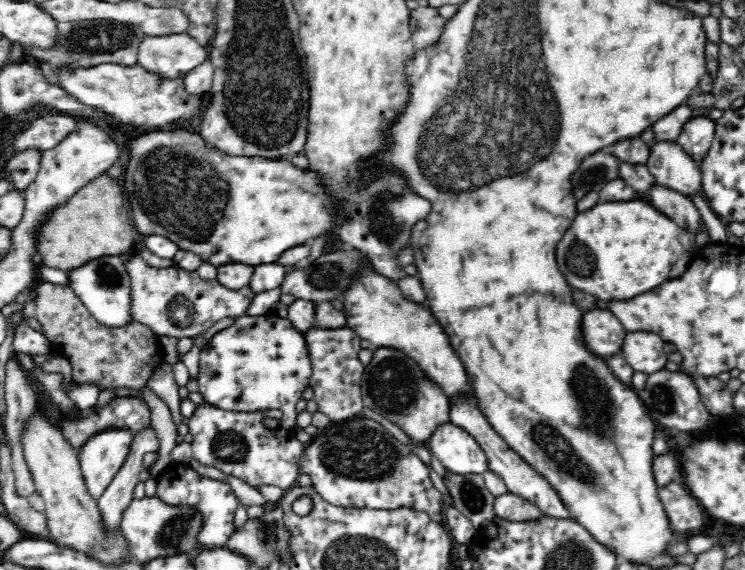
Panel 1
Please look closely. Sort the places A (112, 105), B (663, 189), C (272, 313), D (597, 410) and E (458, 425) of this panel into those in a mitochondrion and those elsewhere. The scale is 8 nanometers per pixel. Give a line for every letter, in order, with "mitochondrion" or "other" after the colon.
A: other
B: other
C: other
D: mitochondrion
E: other

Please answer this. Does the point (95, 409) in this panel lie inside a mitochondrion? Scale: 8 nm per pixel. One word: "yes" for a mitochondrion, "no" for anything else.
no

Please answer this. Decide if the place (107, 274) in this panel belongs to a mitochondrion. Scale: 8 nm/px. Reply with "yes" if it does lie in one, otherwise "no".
yes

